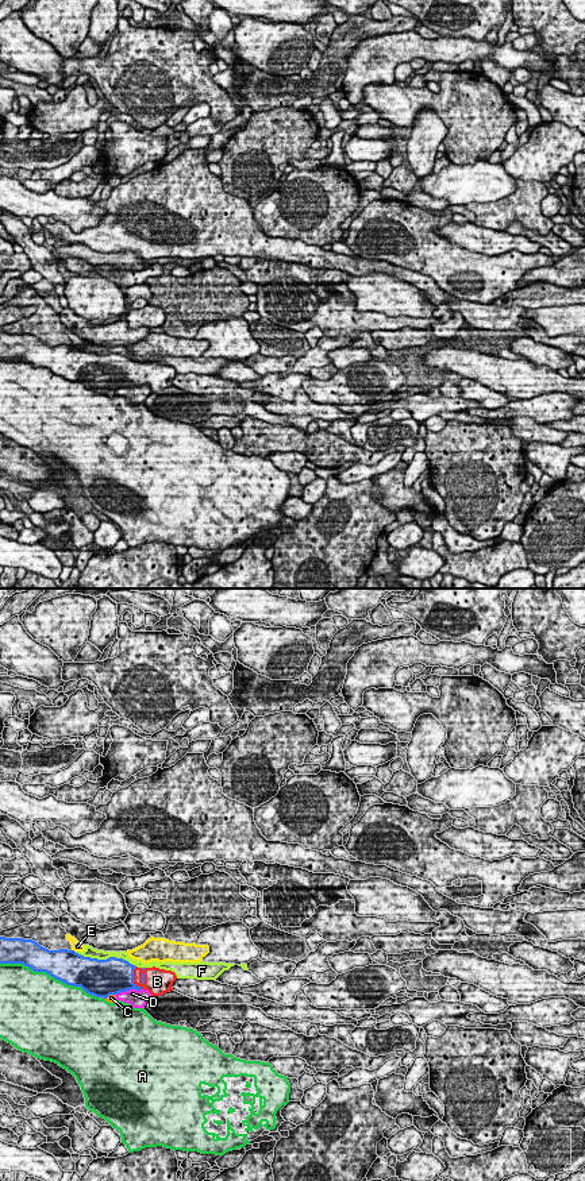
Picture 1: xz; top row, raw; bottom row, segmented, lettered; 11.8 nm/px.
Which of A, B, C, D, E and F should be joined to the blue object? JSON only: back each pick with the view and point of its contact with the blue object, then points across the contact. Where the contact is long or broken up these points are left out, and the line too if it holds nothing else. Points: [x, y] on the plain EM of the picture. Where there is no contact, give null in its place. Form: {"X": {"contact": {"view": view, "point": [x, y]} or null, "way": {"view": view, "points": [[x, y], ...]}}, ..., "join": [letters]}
{"B": {"contact": {"view": "xz", "point": [133, 374]}}, "join": ["B"]}

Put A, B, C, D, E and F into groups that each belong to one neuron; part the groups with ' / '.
A / B / C / D / E / F

